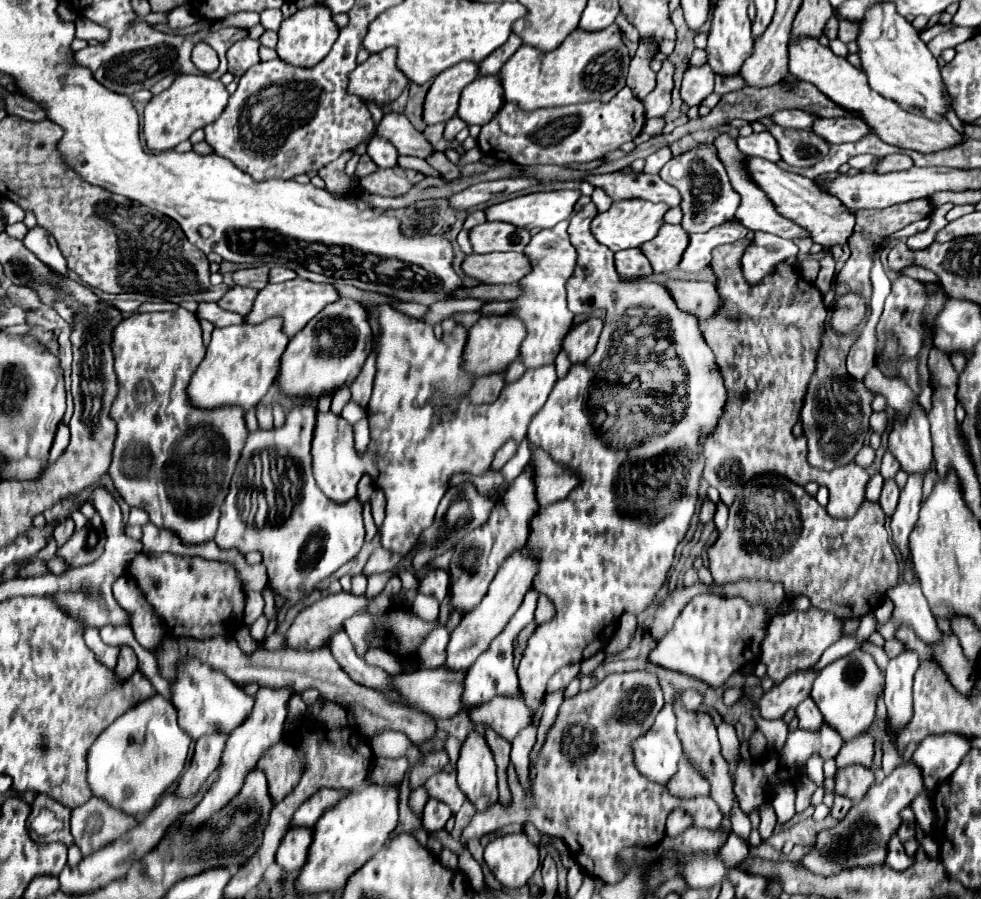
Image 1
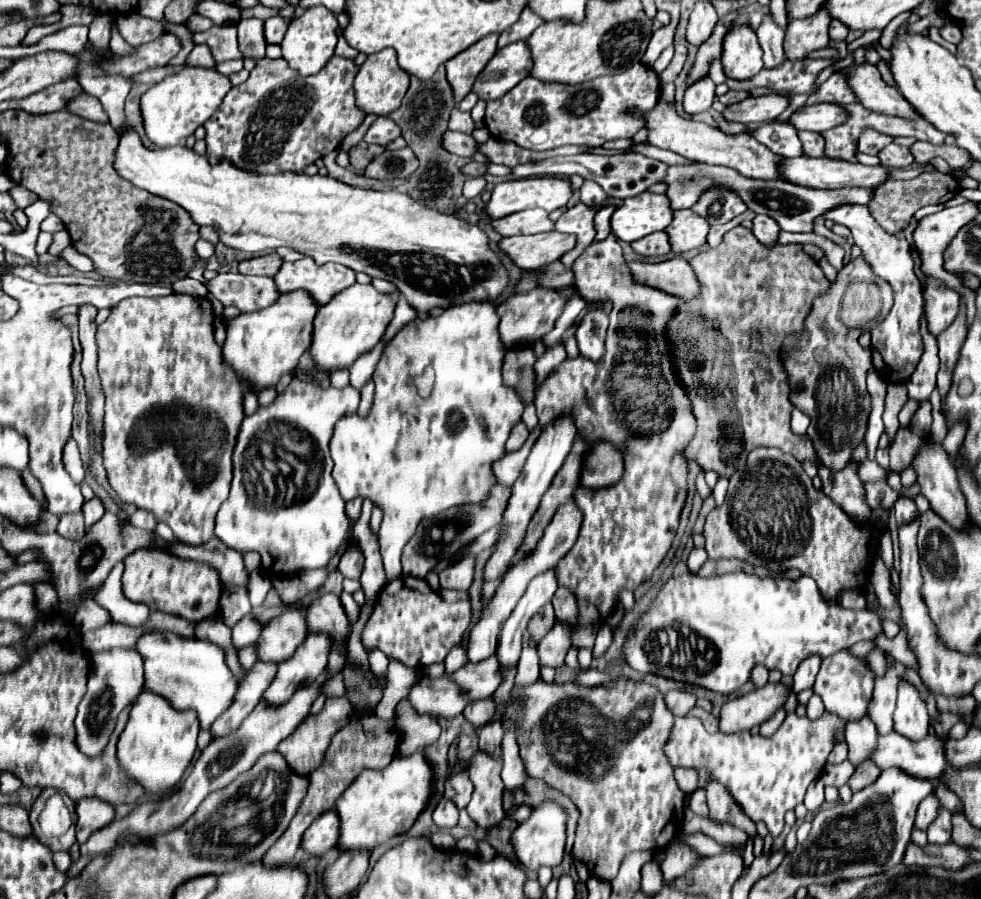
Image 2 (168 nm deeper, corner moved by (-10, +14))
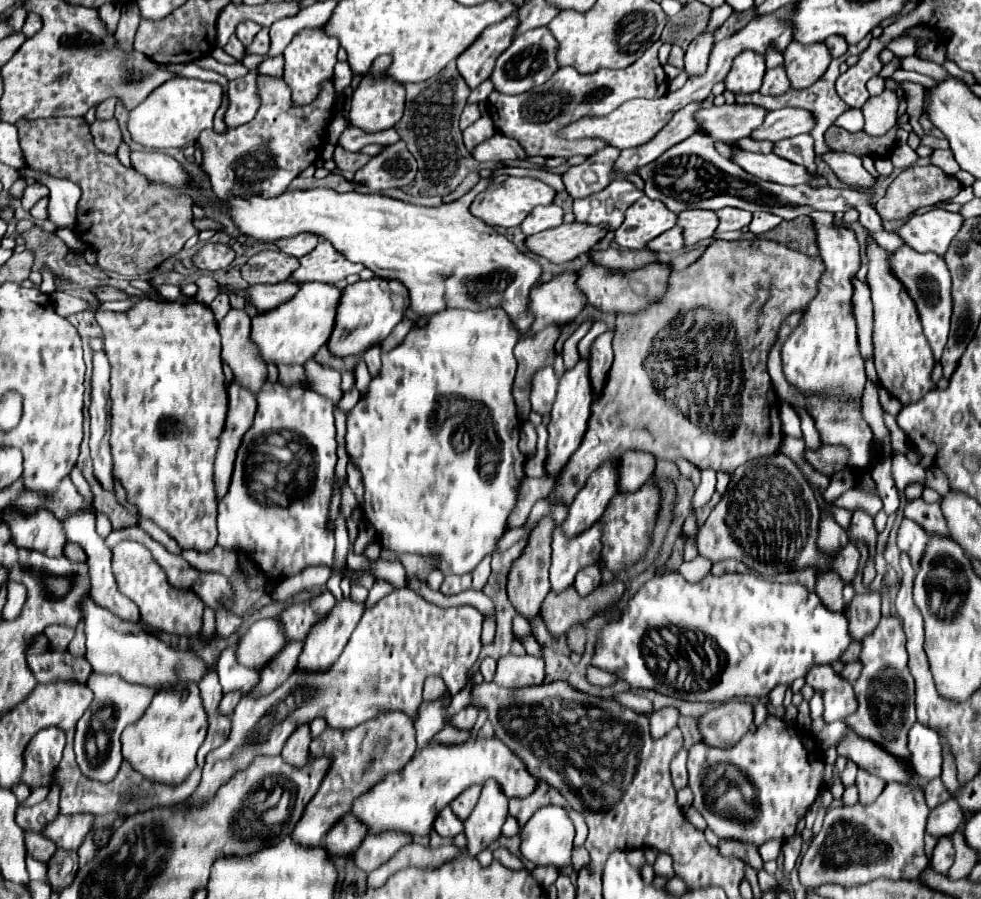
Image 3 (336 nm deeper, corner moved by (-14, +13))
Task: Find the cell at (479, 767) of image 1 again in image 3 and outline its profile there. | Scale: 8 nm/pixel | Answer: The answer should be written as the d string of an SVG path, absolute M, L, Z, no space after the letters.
M494 781L482 787L478 807L472 811L470 819L464 821L466 835L466 853L476 857L484 851L494 839L500 837L500 829L508 817L508 799L498 791Z

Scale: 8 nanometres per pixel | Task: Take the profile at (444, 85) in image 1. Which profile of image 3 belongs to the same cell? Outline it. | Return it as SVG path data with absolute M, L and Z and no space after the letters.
M512 15L498 23L498 27L486 27L482 35L458 57L458 71L466 79L470 89L476 89L492 75L494 63L502 51L506 51L514 39L518 17Z

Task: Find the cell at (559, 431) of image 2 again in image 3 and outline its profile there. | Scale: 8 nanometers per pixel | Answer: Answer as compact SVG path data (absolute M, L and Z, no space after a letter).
M580 359L574 369L564 371L564 375L560 379L560 385L558 385L556 403L552 407L552 419L548 423L548 433L550 433L550 437L548 437L548 449L550 449L548 473L550 475L558 473L566 465L570 455L582 443L582 437L586 433L588 419L590 419L588 405L592 405L592 385L590 385L590 377L588 377L588 361Z

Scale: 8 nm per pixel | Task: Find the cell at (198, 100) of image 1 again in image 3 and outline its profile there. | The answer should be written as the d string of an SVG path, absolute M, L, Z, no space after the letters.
M174 77L162 87L154 89L136 109L128 115L128 131L134 143L144 149L168 149L192 145L204 129L212 127L214 115L222 105L222 87L218 83L204 83L198 79Z

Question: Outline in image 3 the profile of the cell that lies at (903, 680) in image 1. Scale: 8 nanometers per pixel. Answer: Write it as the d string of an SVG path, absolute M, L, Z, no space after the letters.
M916 723L908 735L908 747L920 779L932 781L942 775L942 745L934 731Z

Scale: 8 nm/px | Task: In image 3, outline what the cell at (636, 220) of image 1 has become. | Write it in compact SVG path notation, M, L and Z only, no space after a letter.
M646 195L626 211L622 227L618 227L616 243L624 249L644 249L648 241L656 239L664 231L676 225L676 213L672 213L664 203L652 201Z

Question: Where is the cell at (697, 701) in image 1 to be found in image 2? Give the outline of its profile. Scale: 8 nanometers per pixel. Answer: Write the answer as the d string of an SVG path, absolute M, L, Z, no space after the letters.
M670 690L666 692L666 704L670 706L670 710L676 714L676 716L686 716L690 712L690 708L696 704L696 696L688 690Z

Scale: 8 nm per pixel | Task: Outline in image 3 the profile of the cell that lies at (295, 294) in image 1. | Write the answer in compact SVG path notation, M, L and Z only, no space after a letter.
M320 239L316 249L300 259L300 267L292 273L292 279L298 283L322 281L334 285L342 283L352 273L360 273L362 269L362 263L348 261L340 251L332 247L330 241Z

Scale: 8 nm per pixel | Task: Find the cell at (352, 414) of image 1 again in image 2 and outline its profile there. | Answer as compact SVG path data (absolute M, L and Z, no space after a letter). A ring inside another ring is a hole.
M292 378L284 394L280 394L272 406L260 408L244 418L232 458L234 480L230 496L216 516L216 536L230 548L244 552L258 550L262 554L264 574L274 576L322 568L342 550L342 546L356 546L354 524L346 514L346 500L340 496L330 476L332 458L328 442L334 422L354 414L358 404L360 390L352 386L324 390L318 384ZM256 436L276 436L280 446L296 456L294 462L288 462L290 470L284 474L286 494L280 500L276 500L276 492L268 490L262 474L254 470L252 458L256 458L258 448Z

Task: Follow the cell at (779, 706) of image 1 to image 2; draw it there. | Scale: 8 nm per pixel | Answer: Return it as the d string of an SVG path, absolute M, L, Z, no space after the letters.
M768 682L764 688L758 688L746 696L732 698L722 706L720 712L720 730L734 732L734 730L750 730L752 726L760 726L766 722L776 710L784 708L792 686L778 682Z

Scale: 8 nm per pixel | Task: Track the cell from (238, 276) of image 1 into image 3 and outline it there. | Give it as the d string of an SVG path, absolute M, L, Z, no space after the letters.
M260 251L242 267L242 277L250 283L280 283L286 281L298 267L298 259L282 251Z

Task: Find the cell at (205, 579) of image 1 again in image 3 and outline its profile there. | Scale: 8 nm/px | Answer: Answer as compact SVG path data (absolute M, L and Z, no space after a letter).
M122 541L112 549L112 571L118 583L118 589L130 597L140 609L140 621L158 633L174 633L192 637L202 627L204 603L186 589L176 589L166 583L164 569L154 561L150 551L140 543Z

